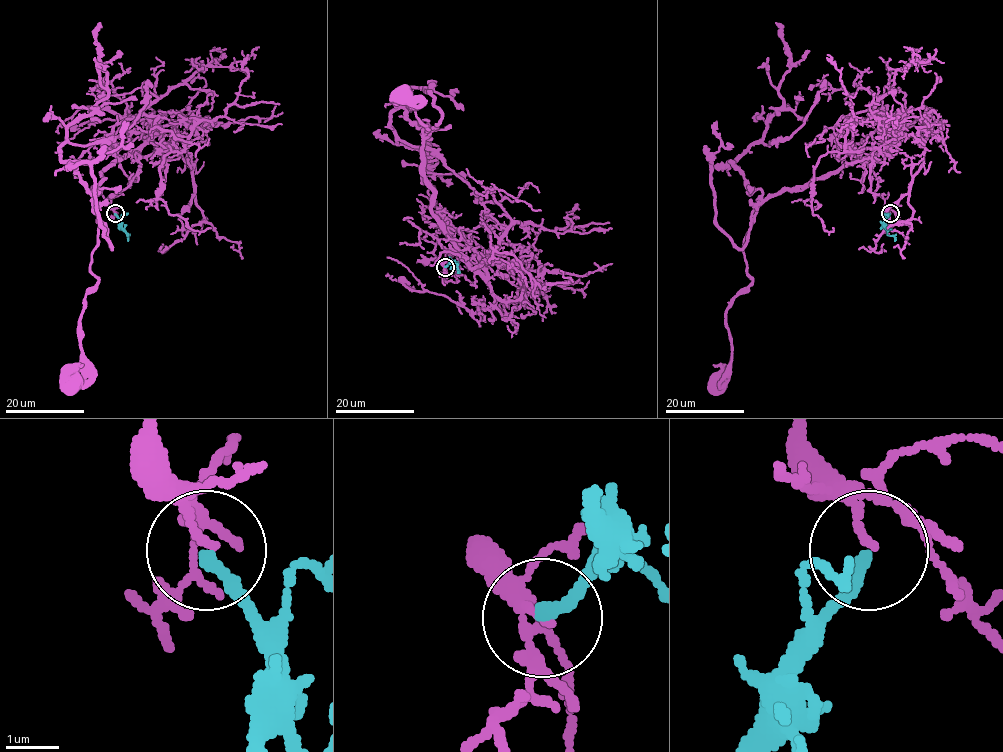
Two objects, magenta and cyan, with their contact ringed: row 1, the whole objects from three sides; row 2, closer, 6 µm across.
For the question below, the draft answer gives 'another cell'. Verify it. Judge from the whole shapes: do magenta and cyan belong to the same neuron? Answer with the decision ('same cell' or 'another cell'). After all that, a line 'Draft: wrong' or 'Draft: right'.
another cell
Draft: right

